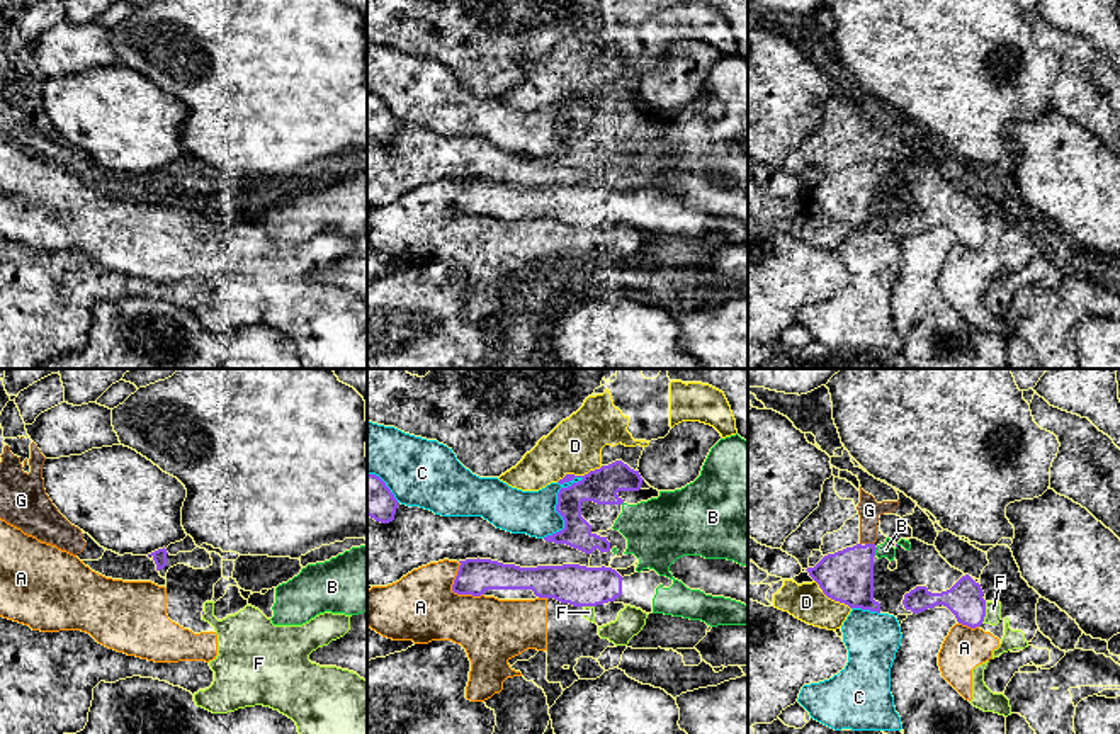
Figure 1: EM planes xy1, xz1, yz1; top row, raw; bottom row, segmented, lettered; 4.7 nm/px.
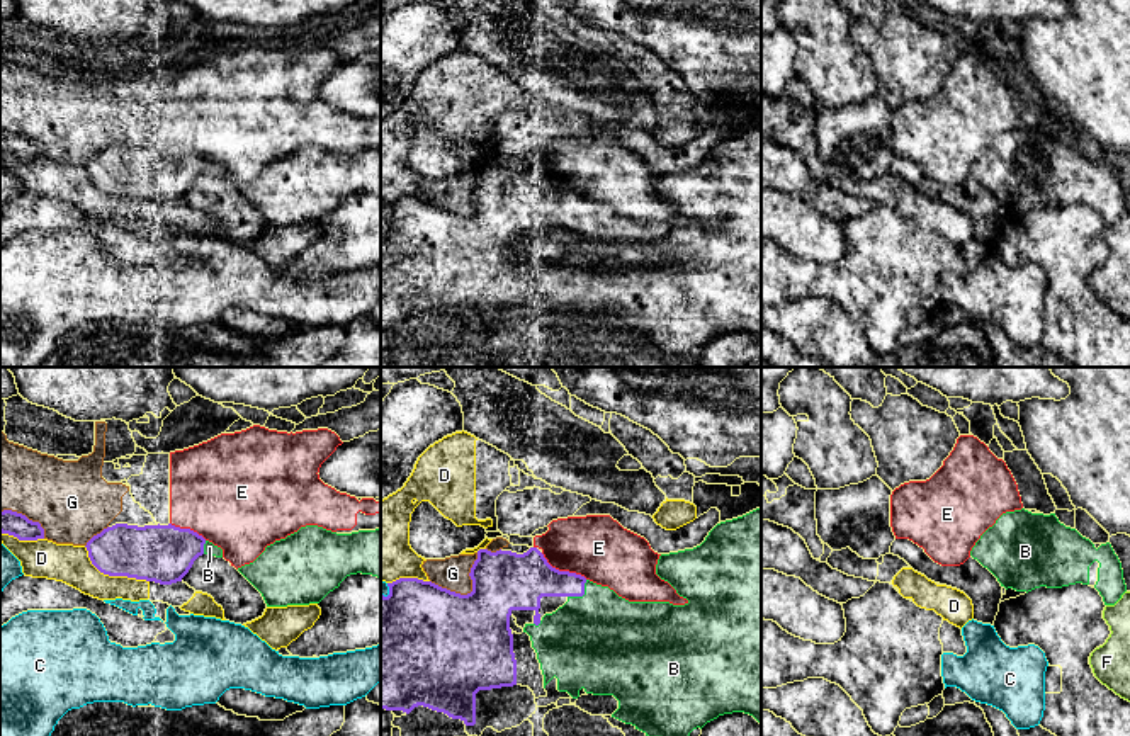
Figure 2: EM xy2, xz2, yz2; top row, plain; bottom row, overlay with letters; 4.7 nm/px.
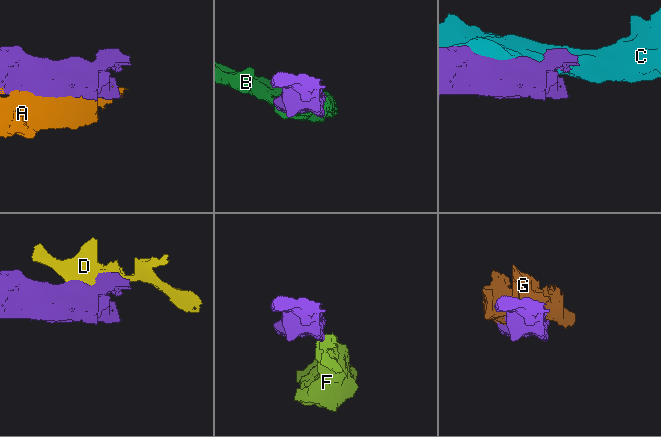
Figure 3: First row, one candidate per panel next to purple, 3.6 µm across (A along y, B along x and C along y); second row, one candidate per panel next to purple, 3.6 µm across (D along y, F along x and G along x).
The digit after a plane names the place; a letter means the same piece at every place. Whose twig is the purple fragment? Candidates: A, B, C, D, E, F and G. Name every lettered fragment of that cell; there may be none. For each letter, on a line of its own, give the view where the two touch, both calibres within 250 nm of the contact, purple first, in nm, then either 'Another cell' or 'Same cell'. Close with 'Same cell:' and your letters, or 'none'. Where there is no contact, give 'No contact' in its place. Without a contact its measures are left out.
A: Touches purple in xz1. Thickness 170 nm (purple) against 320 nm. Another cell
B: Touches purple in xz2. Thickness 200 nm (purple) against 460 nm. Same cell
C: Touches purple in xz1. Thickness 160 nm (purple) against 200 nm. Another cell
D: Touches purple in xy2. Thickness 280 nm (purple) against 180 nm. Another cell
E: Touches purple in xz2. Thickness 280 nm (purple) against 300 nm. Another cell
F: Touches purple in yz1. Thickness 170 nm (purple) against 80 nm. Another cell
G: Touches purple in xz2. Thickness 460 nm (purple) against 160 nm. Another cell
Same cell: B

